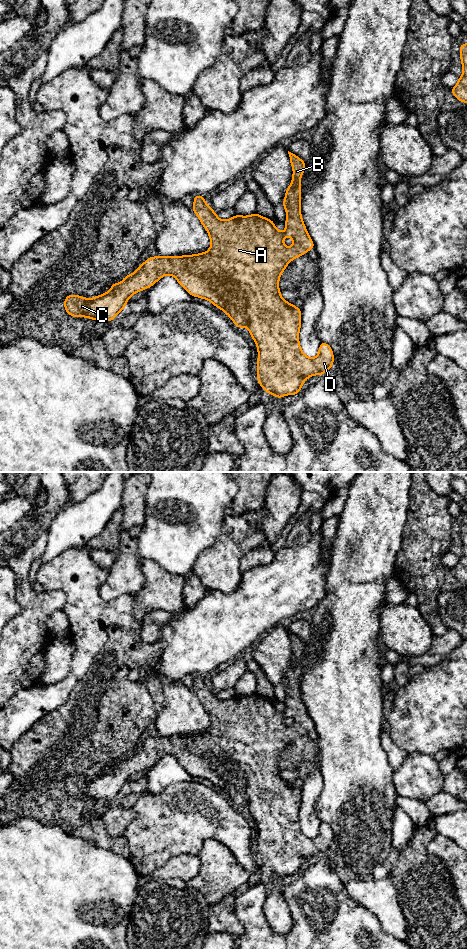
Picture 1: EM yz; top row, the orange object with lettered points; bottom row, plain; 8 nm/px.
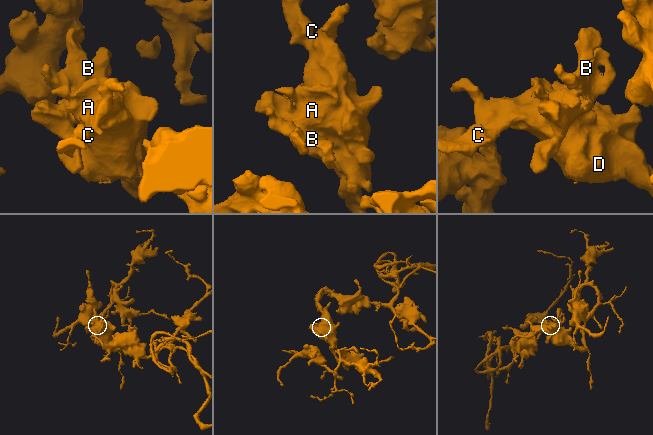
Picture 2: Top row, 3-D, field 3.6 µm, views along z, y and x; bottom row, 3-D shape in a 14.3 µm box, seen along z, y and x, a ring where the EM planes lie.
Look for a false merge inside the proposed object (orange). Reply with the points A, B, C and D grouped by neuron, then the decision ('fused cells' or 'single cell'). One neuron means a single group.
A B C D; single cell

